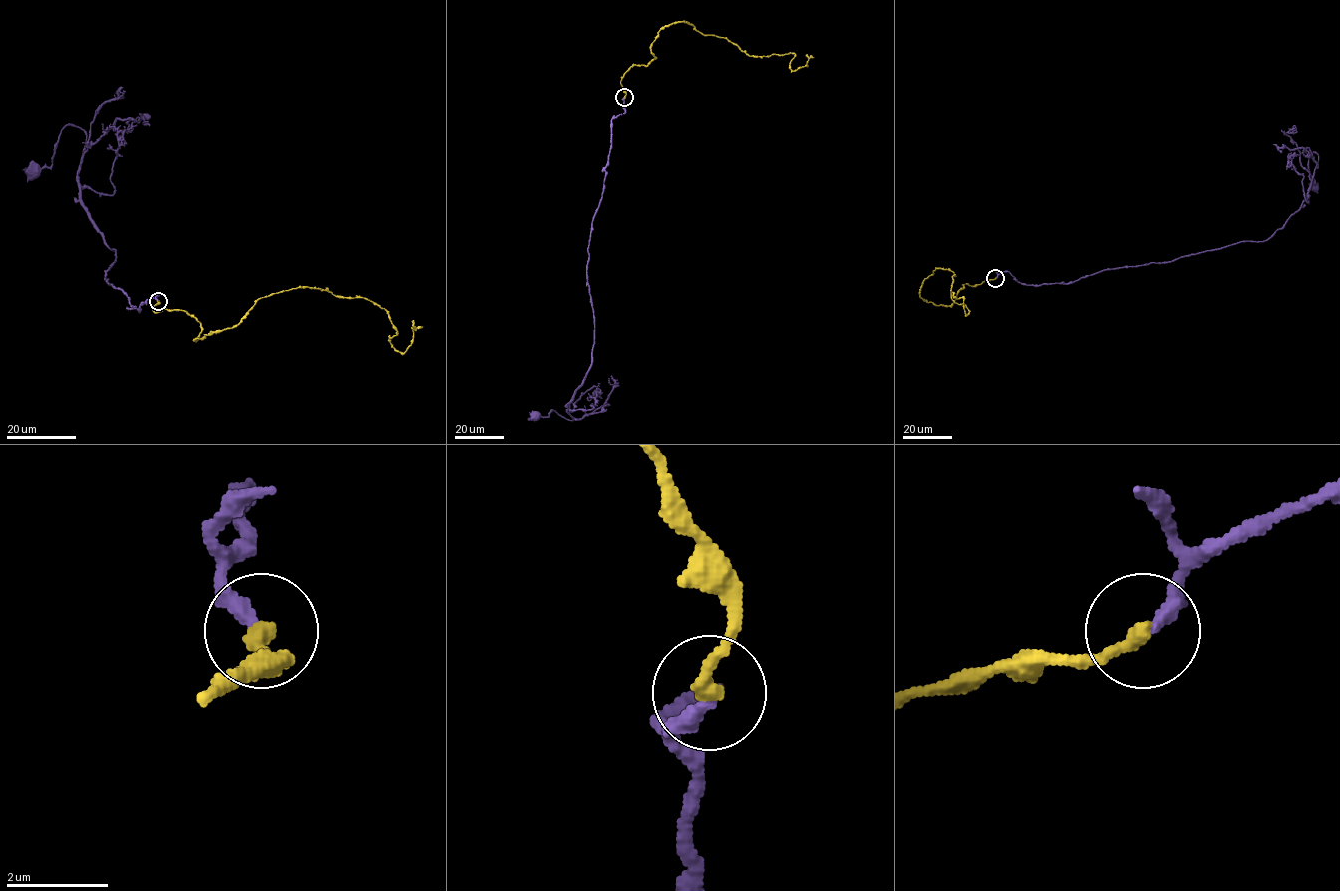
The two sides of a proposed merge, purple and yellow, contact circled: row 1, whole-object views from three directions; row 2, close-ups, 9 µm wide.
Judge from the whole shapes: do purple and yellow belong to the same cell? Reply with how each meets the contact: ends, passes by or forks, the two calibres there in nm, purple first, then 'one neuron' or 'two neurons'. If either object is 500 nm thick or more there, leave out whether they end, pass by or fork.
purple ends; yellow ends; calibres 280 and 320 nm; one neuron

